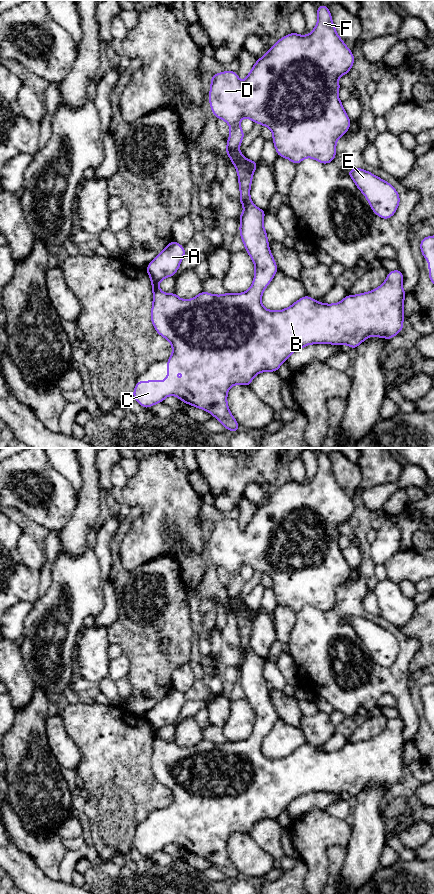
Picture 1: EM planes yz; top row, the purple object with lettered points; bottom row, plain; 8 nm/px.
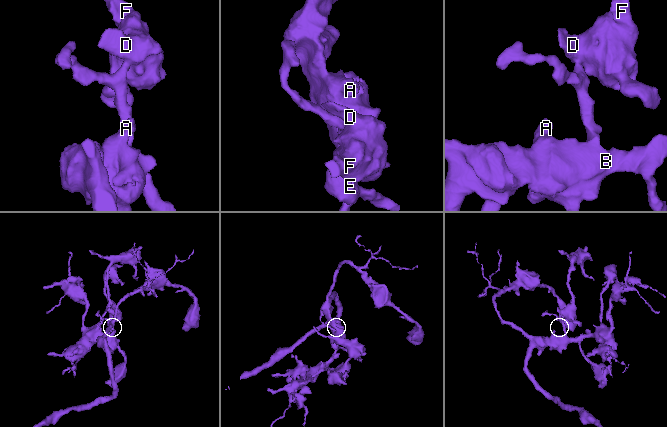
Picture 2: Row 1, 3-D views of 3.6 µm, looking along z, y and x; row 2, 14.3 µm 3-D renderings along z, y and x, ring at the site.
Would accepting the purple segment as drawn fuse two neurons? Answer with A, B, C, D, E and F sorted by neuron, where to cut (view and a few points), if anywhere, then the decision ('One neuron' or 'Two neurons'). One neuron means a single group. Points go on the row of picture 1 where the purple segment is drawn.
Groups: A B C D E F. No split. One neuron

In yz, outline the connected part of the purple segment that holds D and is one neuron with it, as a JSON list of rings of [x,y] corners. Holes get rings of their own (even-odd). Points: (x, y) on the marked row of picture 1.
[[[321,4],[317,8],[317,16],[316,27],[310,34],[302,36],[290,33],[278,40],[263,57],[256,61],[243,83],[240,82],[236,71],[224,71],[211,77],[209,92],[211,111],[218,119],[223,119],[230,126],[230,136],[226,140],[226,155],[231,158],[231,163],[235,165],[238,174],[240,203],[244,206],[244,211],[239,217],[239,232],[245,250],[255,265],[255,275],[251,287],[246,292],[238,294],[226,292],[224,295],[213,295],[202,291],[192,299],[182,300],[176,292],[172,294],[162,292],[159,289],[159,282],[176,274],[186,254],[184,246],[172,240],[150,262],[146,271],[150,276],[153,291],[151,321],[157,333],[171,343],[173,351],[167,360],[167,379],[165,381],[155,379],[137,381],[136,383],[133,397],[145,409],[162,403],[169,395],[174,395],[184,403],[211,413],[227,430],[236,432],[240,428],[227,405],[227,393],[233,385],[251,386],[252,379],[258,373],[277,372],[281,364],[293,352],[309,344],[345,344],[356,349],[369,336],[390,340],[404,328],[403,305],[407,293],[402,288],[404,277],[400,269],[388,272],[385,282],[376,289],[353,296],[346,295],[339,303],[319,303],[305,295],[293,305],[280,311],[268,310],[261,304],[262,294],[277,273],[278,268],[269,249],[268,234],[263,227],[266,211],[256,207],[250,200],[250,187],[258,162],[245,159],[244,153],[239,152],[239,146],[245,135],[239,124],[241,119],[246,117],[254,123],[269,127],[273,133],[272,140],[277,155],[291,160],[296,166],[307,157],[323,164],[328,164],[335,159],[336,142],[348,132],[351,125],[338,97],[340,89],[338,77],[348,74],[354,64],[354,56],[338,36],[328,6]],[[179,372],[185,373],[184,379],[173,378],[173,374]]]

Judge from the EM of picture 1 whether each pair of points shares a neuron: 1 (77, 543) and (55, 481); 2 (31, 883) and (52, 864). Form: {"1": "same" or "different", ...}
{"1": "different", "2": "different"}

